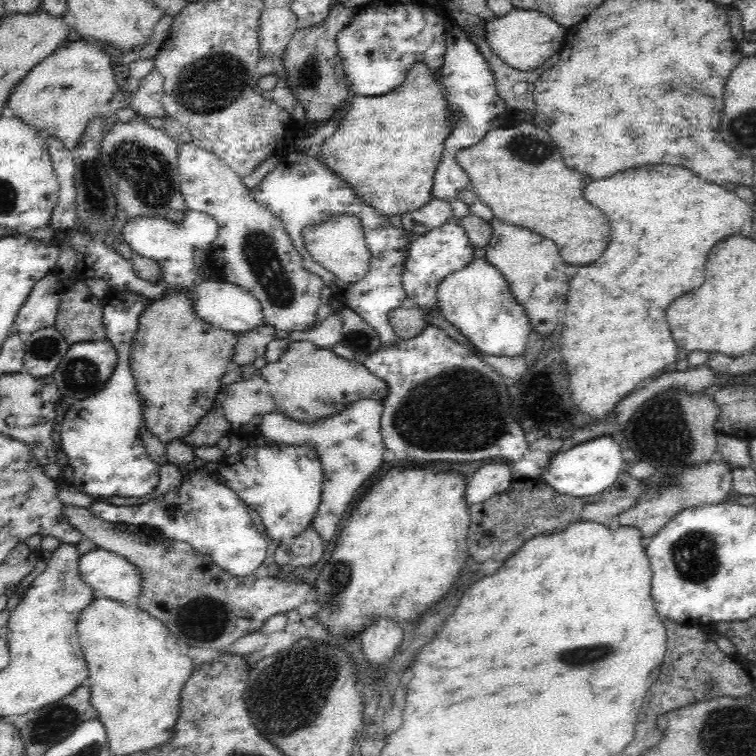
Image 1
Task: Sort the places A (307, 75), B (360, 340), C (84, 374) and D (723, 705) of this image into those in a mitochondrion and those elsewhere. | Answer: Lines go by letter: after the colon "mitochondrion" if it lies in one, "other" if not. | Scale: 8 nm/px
A: mitochondrion
B: mitochondrion
C: mitochondrion
D: mitochondrion

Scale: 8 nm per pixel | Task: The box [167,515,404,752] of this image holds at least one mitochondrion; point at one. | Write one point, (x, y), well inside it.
(317, 667)

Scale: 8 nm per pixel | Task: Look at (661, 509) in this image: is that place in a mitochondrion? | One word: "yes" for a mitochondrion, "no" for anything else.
no

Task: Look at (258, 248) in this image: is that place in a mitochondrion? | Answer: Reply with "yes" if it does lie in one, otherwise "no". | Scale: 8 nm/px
yes

